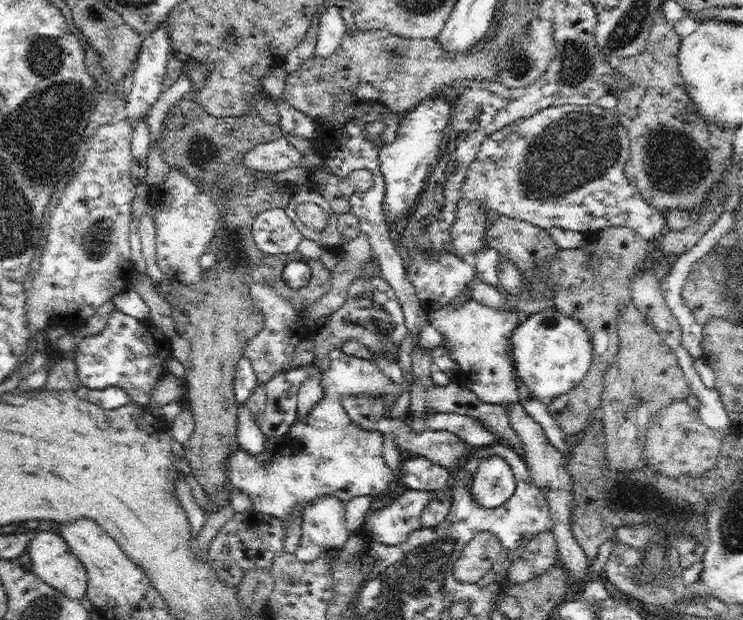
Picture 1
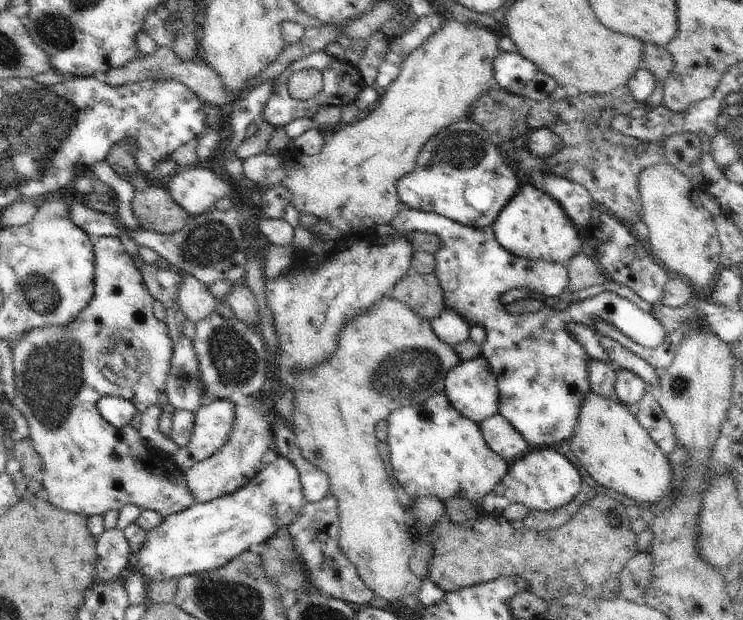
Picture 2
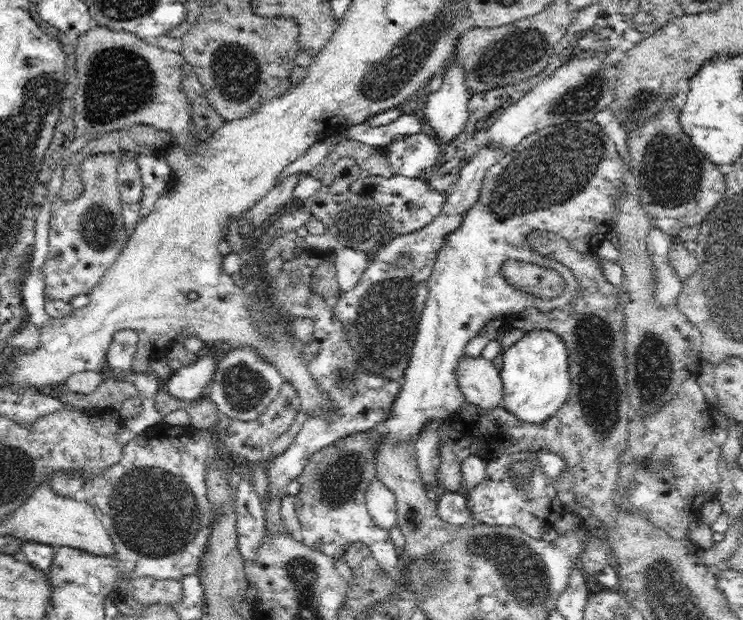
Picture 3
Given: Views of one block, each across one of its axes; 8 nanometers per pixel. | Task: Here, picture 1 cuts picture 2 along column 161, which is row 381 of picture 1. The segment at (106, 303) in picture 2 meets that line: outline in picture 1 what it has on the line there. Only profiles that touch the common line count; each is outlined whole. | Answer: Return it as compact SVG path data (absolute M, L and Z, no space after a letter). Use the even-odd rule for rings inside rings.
M473 299L462 306L444 306L440 310L428 311L429 326L435 328L444 339L441 344L459 370L468 374L467 387L473 390L481 402L491 405L510 406L518 403L517 386L513 378L514 367L507 357L507 345L513 331L523 316L514 311L498 311ZM334 349L329 352L328 355L326 355L323 358L323 361L320 365L321 368L321 386L323 388L324 396L322 396L322 400L318 402L310 412L308 412L308 415L303 418L302 416L297 415L297 419L294 421L294 424L290 426L290 430L287 432L287 434L283 434L279 437L266 437L264 441L264 448L263 451L260 454L257 455L250 455L250 453L246 453L242 447L239 447L236 449L231 455L226 456L226 462L225 462L225 472L227 475L227 487L225 490L227 491L227 500L228 504L224 507L220 507L216 512L212 514L207 514L206 521L202 527L202 529L199 531L198 536L195 539L195 546L194 546L194 553L200 555L204 561L208 560L208 551L209 547L211 546L211 543L213 542L213 539L216 536L216 533L224 526L225 522L228 522L232 516L234 516L234 509L232 509L231 506L229 506L230 496L234 494L234 492L245 492L248 494L248 496L251 498L251 501L253 502L253 510L256 512L262 512L264 514L270 514L270 516L274 516L282 521L285 520L285 522L290 522L292 520L292 514L296 512L296 510L302 511L304 506L306 506L308 503L311 503L312 500L316 500L317 498L320 498L320 496L335 496L338 500L341 500L342 502L348 502L349 500L352 500L352 498L356 498L356 496L372 496L375 498L382 497L386 492L388 492L390 486L390 482L394 480L394 472L393 470L385 463L384 457L383 457L383 446L384 446L384 433L380 431L368 431L364 430L362 428L359 428L359 426L354 425L347 415L343 411L343 405L342 400L344 398L347 398L348 396L356 396L356 397L362 397L363 395L370 395L370 397L374 398L381 398L386 397L386 401L396 401L398 397L403 392L403 387L401 384L394 382L394 380L391 380L382 372L382 370L378 367L376 364L376 361L367 360L364 358L359 358L354 355L348 355L342 351L342 349Z

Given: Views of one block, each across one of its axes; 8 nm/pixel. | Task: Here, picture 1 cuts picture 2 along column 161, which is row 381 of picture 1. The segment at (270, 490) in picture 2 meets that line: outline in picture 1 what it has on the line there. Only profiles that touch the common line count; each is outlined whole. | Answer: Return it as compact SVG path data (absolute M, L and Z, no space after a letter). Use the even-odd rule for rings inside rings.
M553 307L523 316L511 337L514 365L518 377L536 400L552 400L567 394L587 375L591 367L593 341L584 324Z

